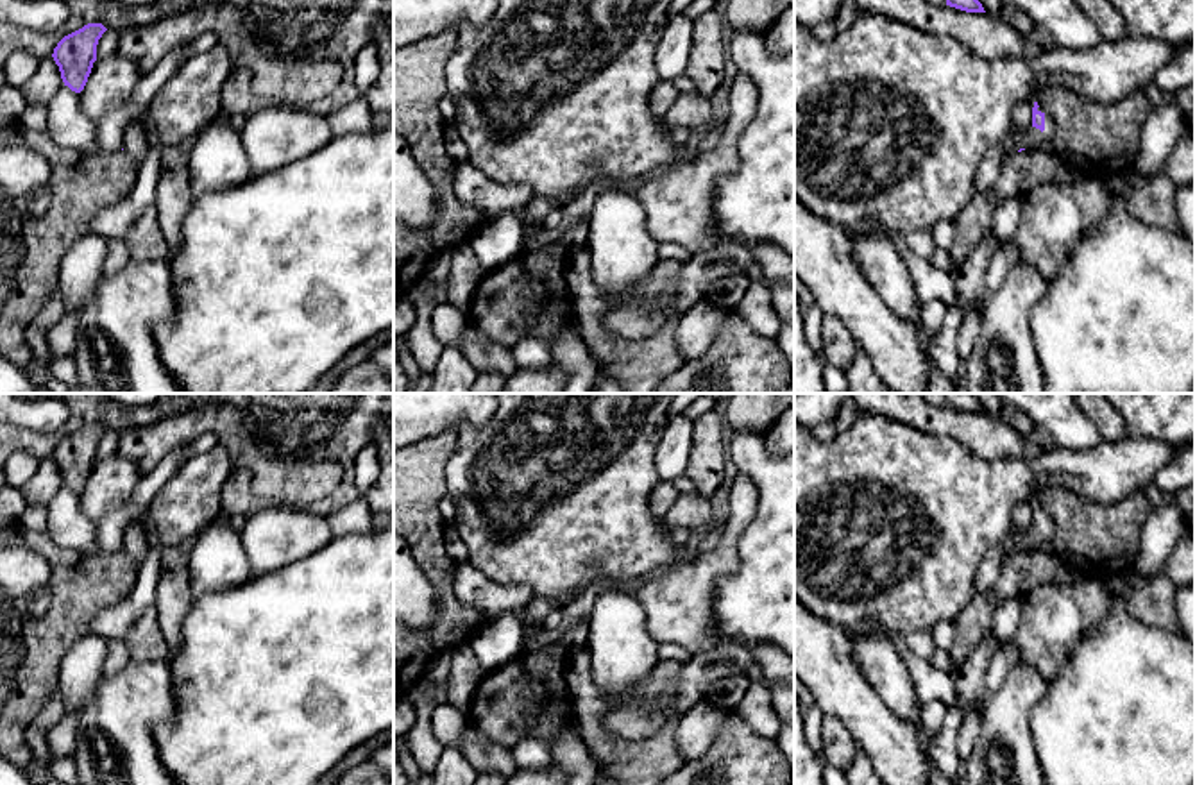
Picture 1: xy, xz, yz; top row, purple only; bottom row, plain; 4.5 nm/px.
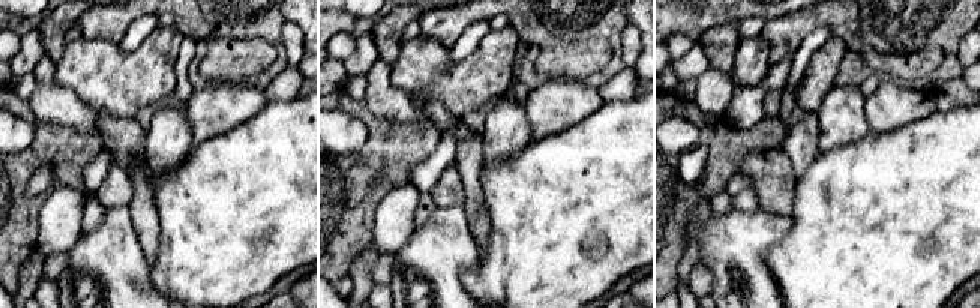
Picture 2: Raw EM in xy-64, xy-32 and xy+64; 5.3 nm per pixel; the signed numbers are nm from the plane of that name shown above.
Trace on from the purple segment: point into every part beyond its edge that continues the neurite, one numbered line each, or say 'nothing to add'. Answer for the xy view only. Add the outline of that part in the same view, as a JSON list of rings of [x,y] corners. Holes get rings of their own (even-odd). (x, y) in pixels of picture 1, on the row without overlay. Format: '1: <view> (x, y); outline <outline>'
nothing to add

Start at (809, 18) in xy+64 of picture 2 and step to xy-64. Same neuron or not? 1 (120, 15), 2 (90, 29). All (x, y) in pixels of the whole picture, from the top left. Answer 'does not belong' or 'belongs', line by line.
1: belongs
2: belongs

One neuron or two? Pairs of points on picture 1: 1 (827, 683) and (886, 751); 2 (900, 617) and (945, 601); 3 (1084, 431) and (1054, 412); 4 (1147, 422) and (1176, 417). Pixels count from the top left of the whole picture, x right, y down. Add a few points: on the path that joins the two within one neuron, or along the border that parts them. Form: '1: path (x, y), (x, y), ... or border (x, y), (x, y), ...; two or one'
1: path (843, 700), (879, 735); one
2: path (911, 607), (916, 601), (934, 601); one
3: path (1077, 431), (1061, 419); one
4: path (1154, 417), (1169, 417); one

